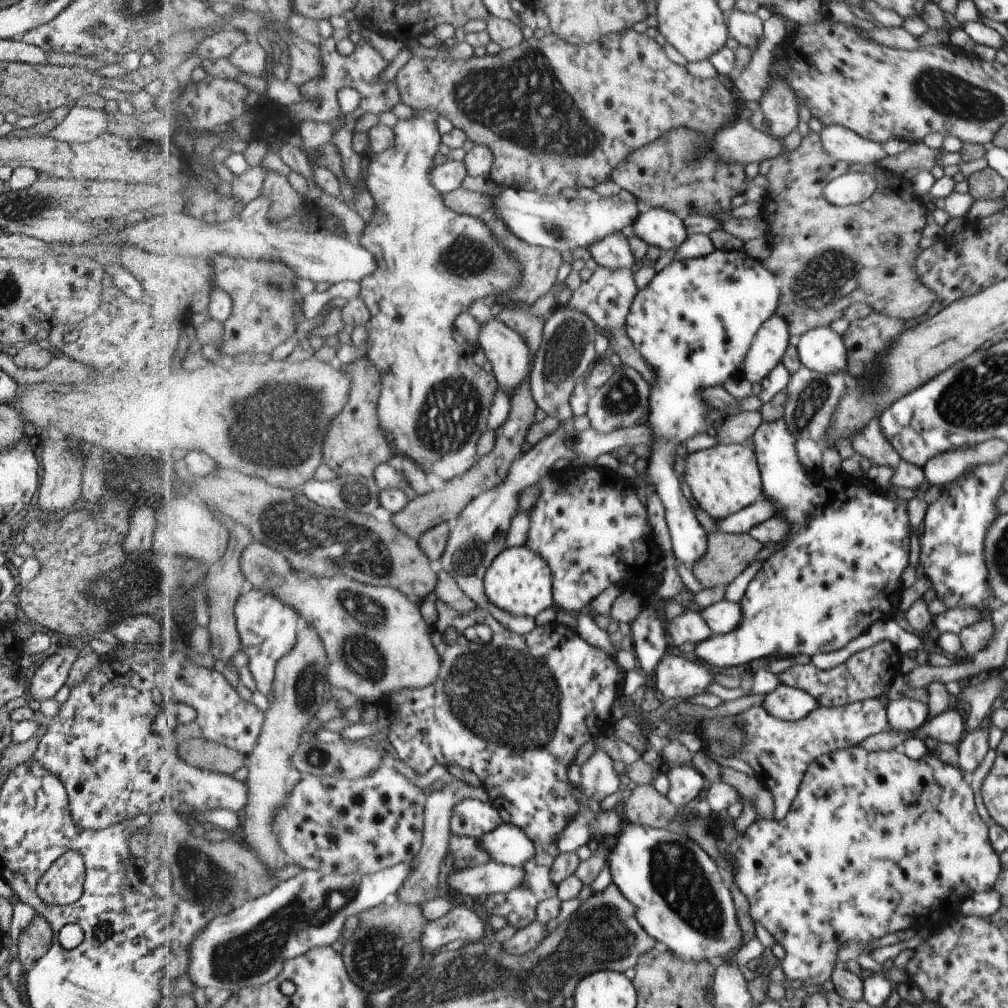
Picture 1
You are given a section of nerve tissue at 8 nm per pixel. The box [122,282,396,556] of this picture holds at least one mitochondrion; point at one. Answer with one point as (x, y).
(280, 446)

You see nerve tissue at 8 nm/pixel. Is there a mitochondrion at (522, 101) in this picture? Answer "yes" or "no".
yes

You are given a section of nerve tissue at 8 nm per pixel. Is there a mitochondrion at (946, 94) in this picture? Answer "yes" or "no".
yes

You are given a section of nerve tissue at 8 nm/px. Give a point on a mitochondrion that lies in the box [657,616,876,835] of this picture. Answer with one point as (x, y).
(727, 731)

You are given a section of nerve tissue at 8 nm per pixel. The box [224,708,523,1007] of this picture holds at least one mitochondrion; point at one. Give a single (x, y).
(381, 955)

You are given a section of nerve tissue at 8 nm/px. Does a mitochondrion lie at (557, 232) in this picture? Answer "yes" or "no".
yes

